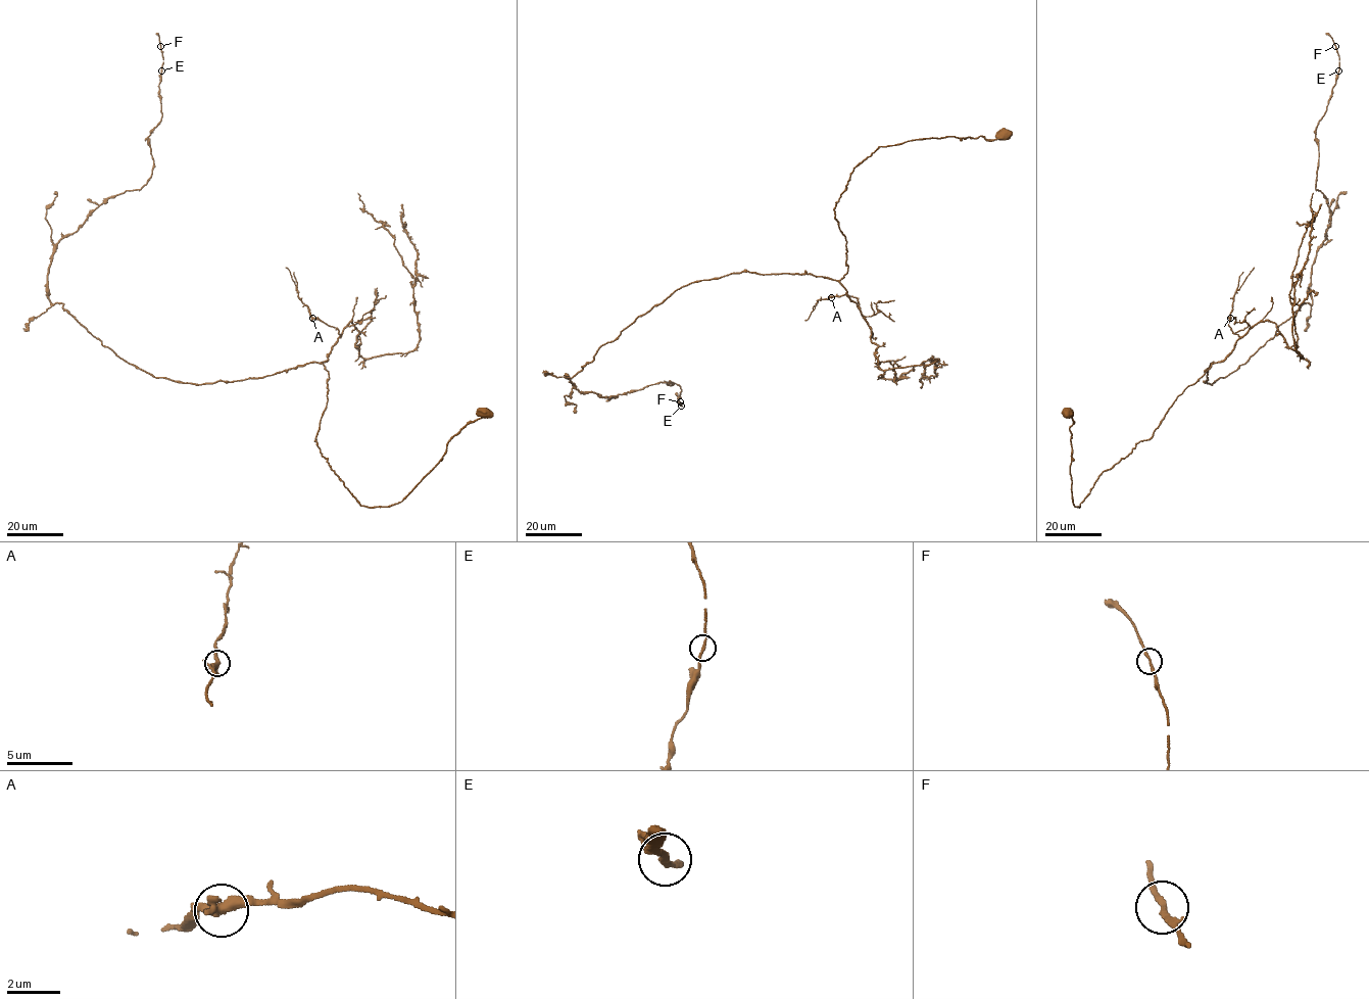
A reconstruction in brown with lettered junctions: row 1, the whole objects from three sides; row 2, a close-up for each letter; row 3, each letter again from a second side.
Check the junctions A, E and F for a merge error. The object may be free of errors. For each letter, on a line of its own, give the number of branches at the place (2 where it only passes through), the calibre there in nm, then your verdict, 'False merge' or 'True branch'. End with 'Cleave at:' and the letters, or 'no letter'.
A: Branches: 2. Thickness 400 nm. True branch
E: Branches: 2. Thickness 220 nm. True branch
F: Branches: 2. Thickness 220 nm. True branch
Cleave at: no letter

